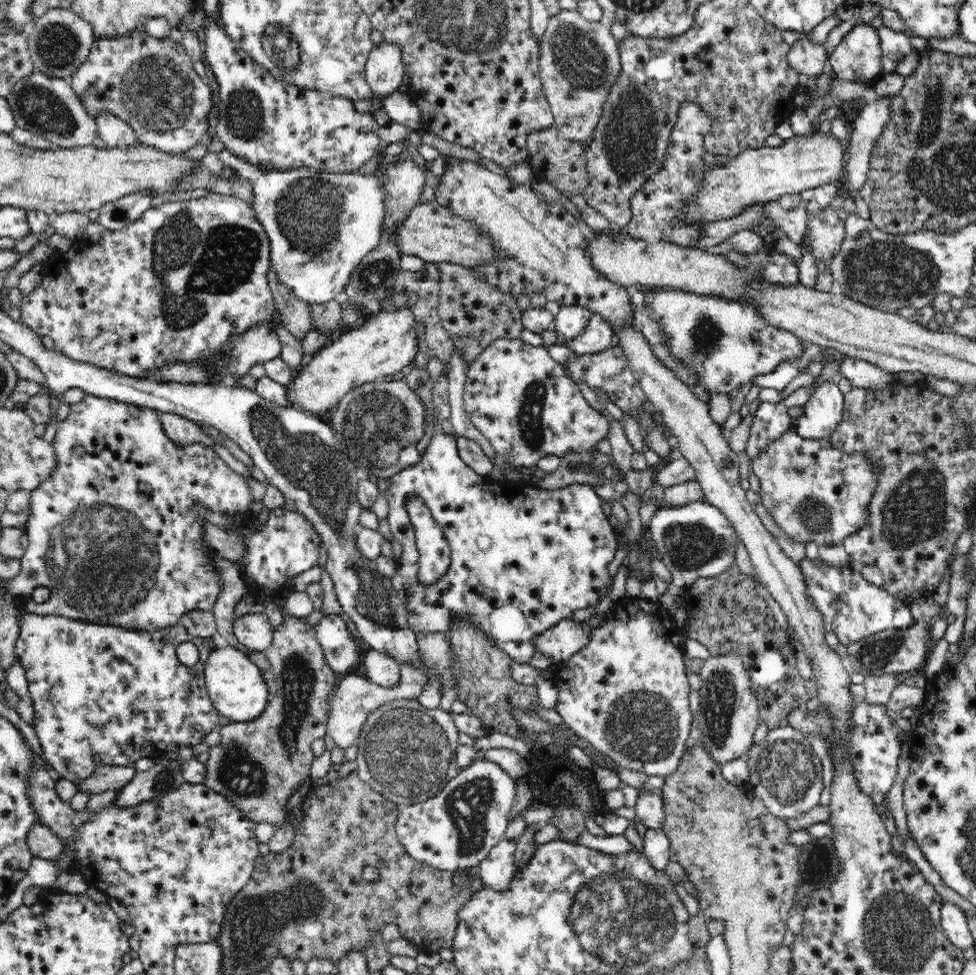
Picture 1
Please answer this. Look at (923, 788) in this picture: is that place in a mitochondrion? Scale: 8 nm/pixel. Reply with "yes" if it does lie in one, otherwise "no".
no

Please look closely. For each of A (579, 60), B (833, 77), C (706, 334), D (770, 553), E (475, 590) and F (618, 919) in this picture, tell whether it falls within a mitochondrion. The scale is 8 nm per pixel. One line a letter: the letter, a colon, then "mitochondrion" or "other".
A: mitochondrion
B: other
C: mitochondrion
D: other
E: other
F: mitochondrion

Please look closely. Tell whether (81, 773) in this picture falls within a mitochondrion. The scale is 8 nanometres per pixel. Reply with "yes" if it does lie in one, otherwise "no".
no

